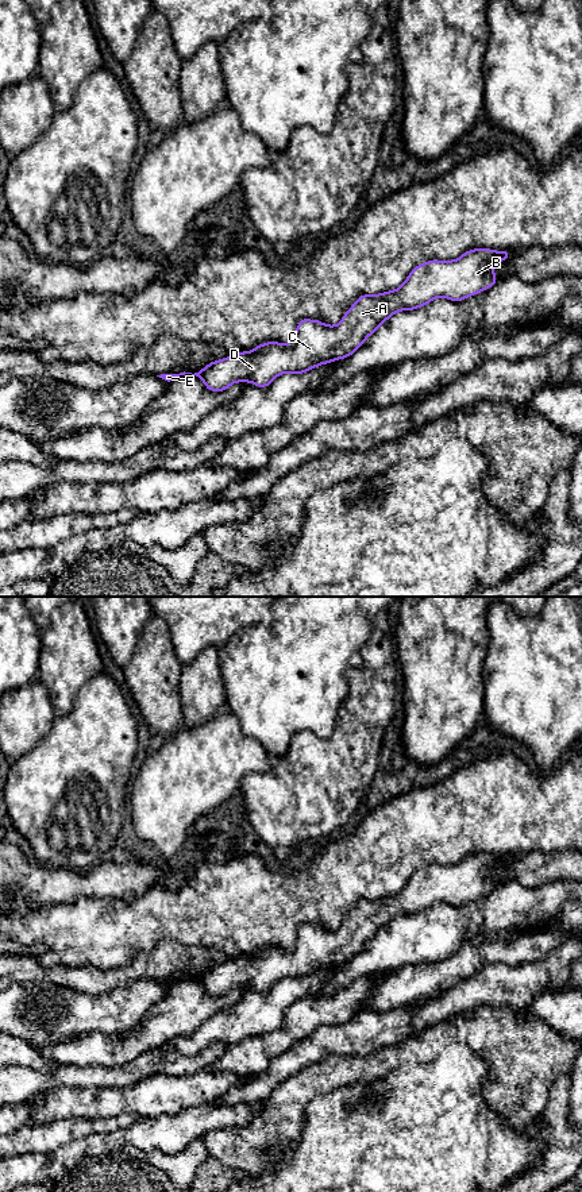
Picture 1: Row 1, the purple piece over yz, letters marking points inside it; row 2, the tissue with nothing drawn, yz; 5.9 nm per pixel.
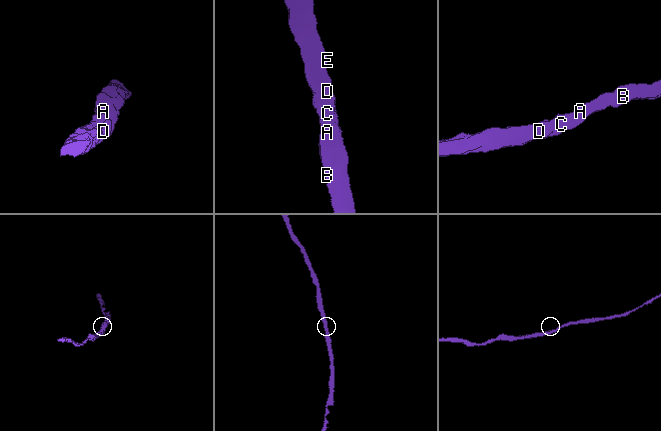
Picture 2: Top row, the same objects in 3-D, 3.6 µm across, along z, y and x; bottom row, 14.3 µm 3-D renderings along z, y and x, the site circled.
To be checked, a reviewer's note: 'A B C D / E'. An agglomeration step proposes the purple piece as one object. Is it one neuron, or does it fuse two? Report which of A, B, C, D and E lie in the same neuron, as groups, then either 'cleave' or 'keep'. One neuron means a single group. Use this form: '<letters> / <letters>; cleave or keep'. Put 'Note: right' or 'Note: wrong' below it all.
A B C D E; keep
Note: wrong

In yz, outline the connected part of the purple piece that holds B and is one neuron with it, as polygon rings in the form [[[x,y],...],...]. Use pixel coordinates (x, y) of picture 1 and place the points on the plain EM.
[[[474,853],[466,856],[455,865],[428,865],[416,871],[396,895],[375,900],[362,899],[344,918],[338,930],[301,923],[294,941],[288,949],[267,946],[257,950],[250,957],[242,956],[238,960],[208,968],[201,976],[192,980],[203,984],[205,992],[211,996],[227,995],[235,987],[250,987],[263,994],[284,977],[302,979],[320,969],[344,964],[354,958],[396,917],[421,913],[438,902],[462,906],[492,892],[497,887],[493,871],[506,865],[510,859],[510,856]]]

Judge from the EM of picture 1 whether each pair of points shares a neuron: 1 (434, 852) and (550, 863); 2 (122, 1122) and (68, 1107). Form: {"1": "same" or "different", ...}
{"1": "different", "2": "different"}

